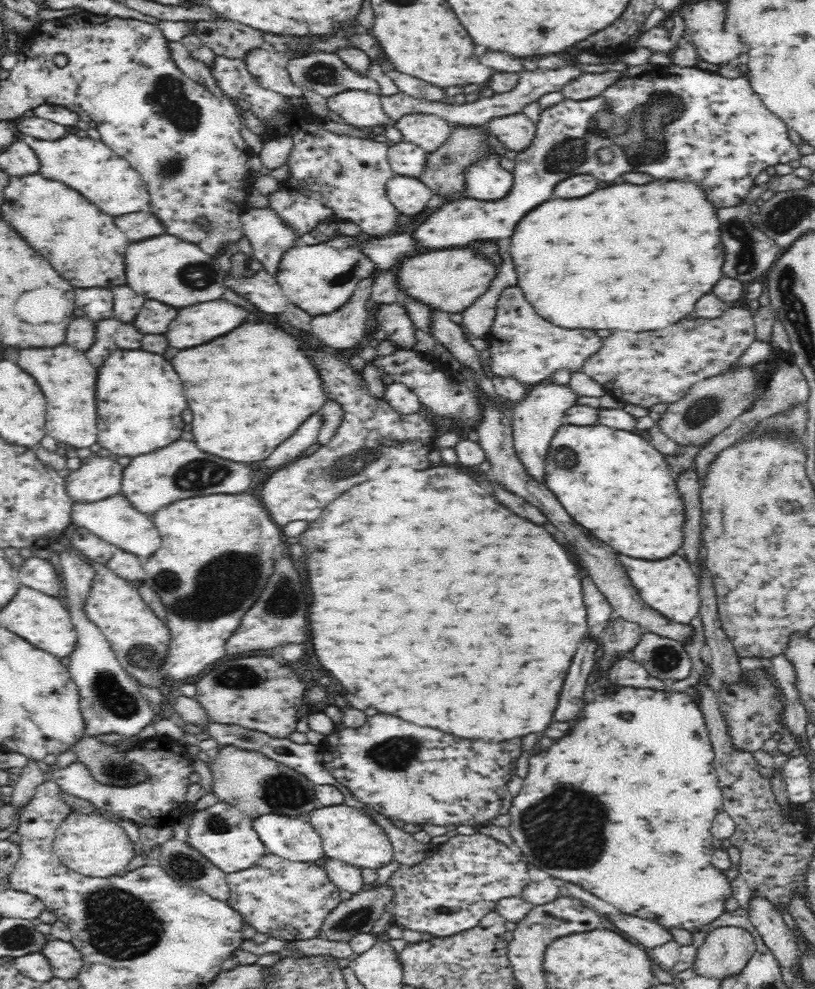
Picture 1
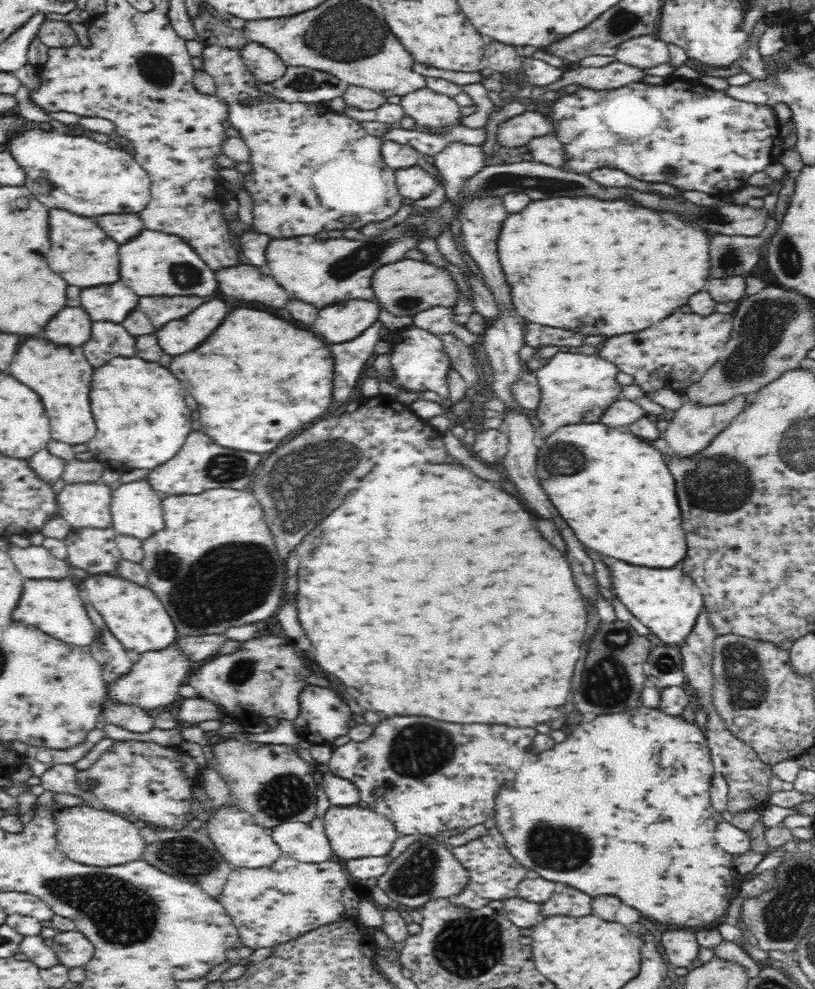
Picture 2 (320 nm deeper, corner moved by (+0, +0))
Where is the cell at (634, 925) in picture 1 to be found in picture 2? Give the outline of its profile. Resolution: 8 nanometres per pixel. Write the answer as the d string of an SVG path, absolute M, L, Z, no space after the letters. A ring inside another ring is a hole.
M666 928L666 932L660 934L660 946L664 948L664 954L670 961L670 965L678 968L678 973L698 963L700 945L693 932L672 931Z

